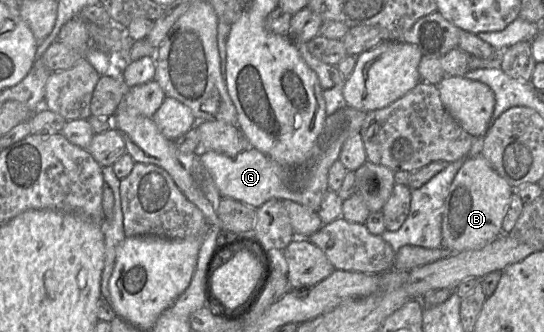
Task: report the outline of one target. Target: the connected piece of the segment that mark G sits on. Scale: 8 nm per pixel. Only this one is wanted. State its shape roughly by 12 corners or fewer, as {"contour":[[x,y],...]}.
{"contour":[[367,112],[327,115],[309,157],[201,151],[222,197],[288,199],[318,212],[329,169]]}

